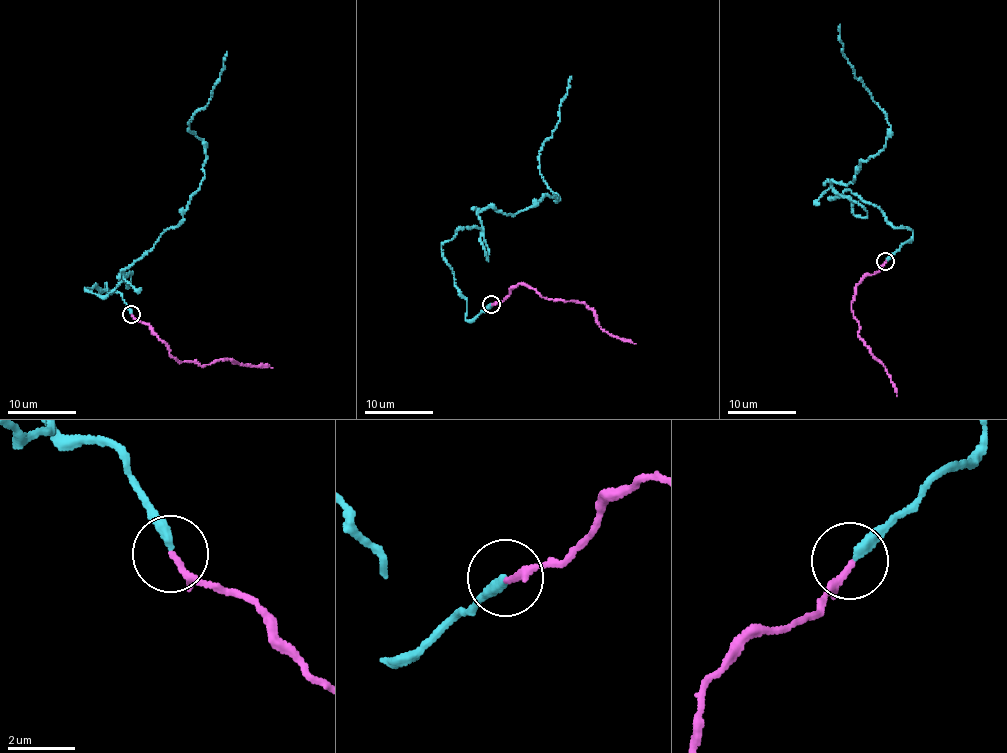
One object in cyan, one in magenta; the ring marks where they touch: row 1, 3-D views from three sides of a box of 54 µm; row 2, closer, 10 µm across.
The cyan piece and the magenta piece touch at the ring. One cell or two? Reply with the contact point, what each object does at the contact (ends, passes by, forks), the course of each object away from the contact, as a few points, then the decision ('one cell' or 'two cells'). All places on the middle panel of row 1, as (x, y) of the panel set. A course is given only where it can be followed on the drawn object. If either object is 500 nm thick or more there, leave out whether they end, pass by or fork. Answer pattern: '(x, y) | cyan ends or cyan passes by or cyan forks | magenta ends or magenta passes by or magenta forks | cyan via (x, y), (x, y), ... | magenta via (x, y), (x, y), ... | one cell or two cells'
(491, 304) | cyan ends | magenta ends | cyan via (492, 304), (465, 319), (441, 244), (488, 207), (558, 200), (539, 153), (571, 76) | magenta via (492, 304), (500, 302), (512, 286), (525, 284), (548, 300), (585, 302), (603, 329), (636, 344) | one cell

